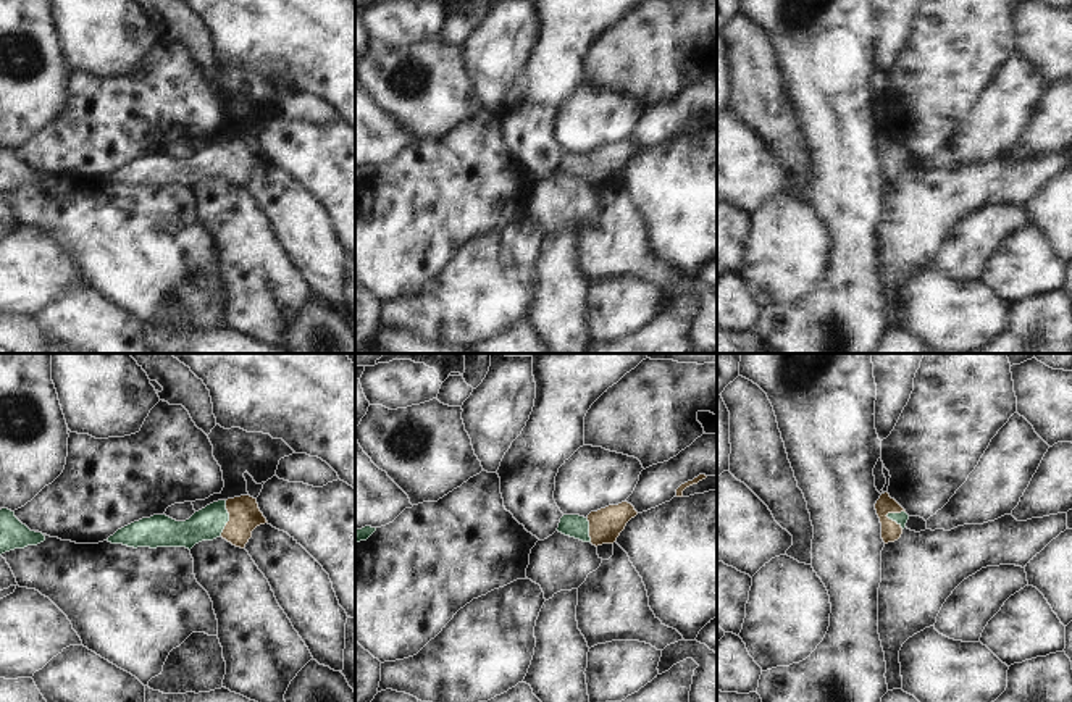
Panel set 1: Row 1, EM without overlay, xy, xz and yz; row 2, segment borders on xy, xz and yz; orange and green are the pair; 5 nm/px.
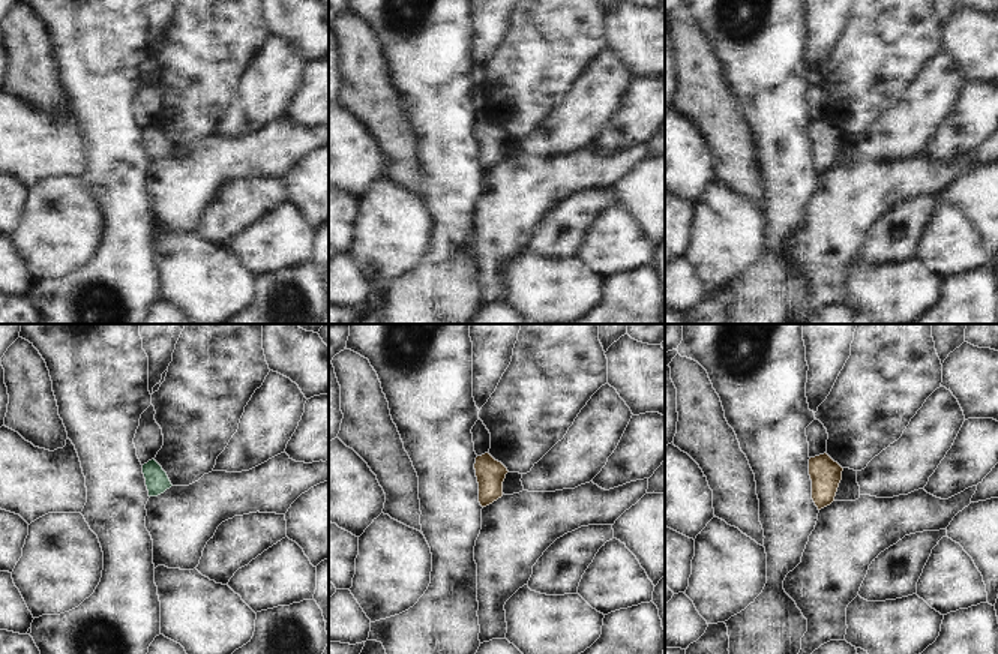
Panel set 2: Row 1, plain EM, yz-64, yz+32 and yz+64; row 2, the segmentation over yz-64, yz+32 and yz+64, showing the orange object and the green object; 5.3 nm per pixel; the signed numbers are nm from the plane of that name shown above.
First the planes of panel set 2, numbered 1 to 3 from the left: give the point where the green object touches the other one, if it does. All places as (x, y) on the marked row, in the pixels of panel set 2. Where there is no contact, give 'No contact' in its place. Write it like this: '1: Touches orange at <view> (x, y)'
1: No contact
2: No contact
3: No contact.

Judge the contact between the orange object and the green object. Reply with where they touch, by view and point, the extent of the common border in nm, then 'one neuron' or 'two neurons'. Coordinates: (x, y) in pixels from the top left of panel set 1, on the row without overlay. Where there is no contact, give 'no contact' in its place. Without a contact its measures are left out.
meets orange in yz at (895, 160); contact 120 nm long; one neuron

